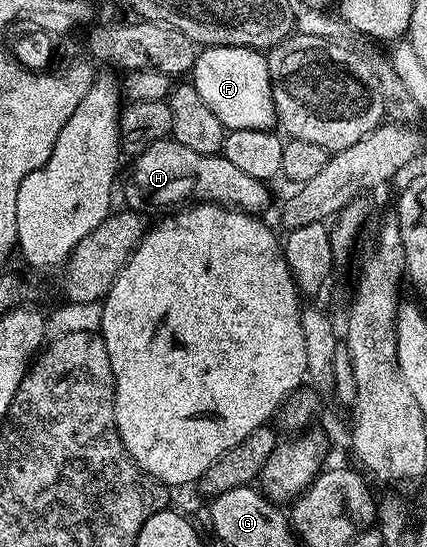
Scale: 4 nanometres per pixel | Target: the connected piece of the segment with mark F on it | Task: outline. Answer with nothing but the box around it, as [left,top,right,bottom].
[191,46,278,132]

